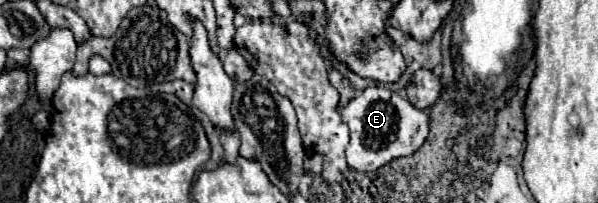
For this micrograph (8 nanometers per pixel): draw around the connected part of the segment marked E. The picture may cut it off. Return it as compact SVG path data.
M369 86L359 92L343 110L341 120L351 130L351 140L345 150L349 168L357 172L371 172L399 156L411 156L429 138L429 112L415 108L407 98L381 86Z

